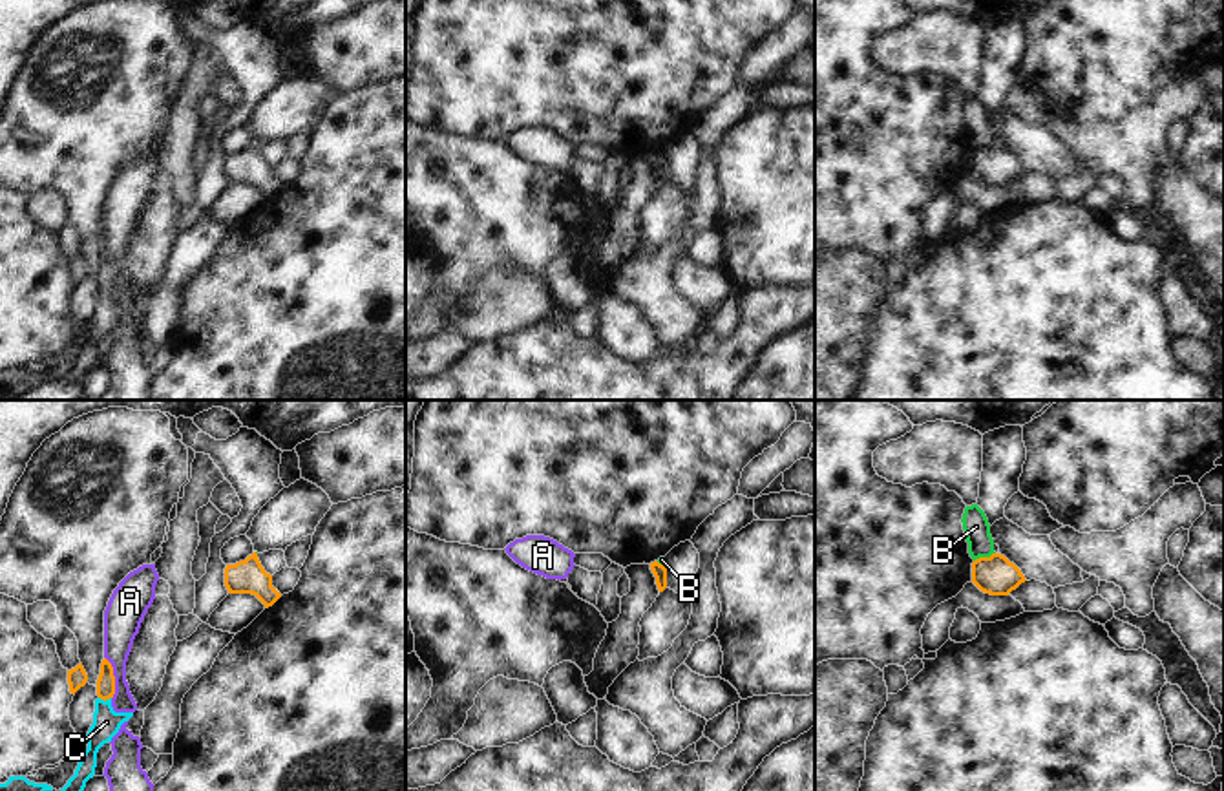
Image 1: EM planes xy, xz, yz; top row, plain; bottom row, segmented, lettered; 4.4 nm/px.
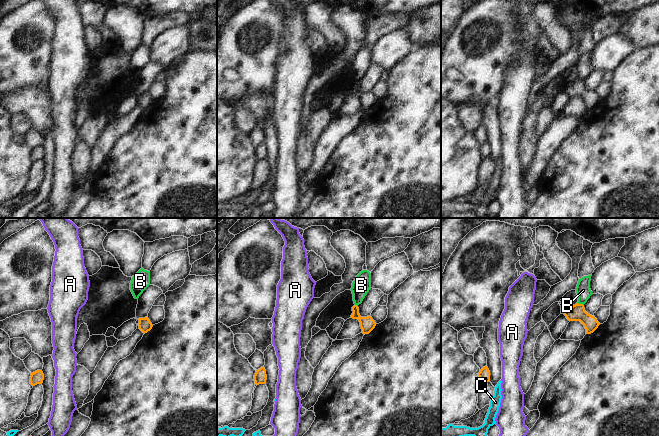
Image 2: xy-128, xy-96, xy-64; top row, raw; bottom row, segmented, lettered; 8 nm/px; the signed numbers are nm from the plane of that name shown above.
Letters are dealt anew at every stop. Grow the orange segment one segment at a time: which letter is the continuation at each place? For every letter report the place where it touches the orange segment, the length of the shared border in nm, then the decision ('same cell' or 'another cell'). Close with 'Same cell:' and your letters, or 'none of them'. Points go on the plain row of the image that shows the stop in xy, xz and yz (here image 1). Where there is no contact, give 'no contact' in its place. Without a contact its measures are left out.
A: meets orange in xy at (114, 269); contact 190 nm long; another cell
B: meets orange in yz at (983, 148); contact 100 nm long; another cell
C: meets orange in xy at (105, 291); contact 60 nm long; same cell
Same cell: C

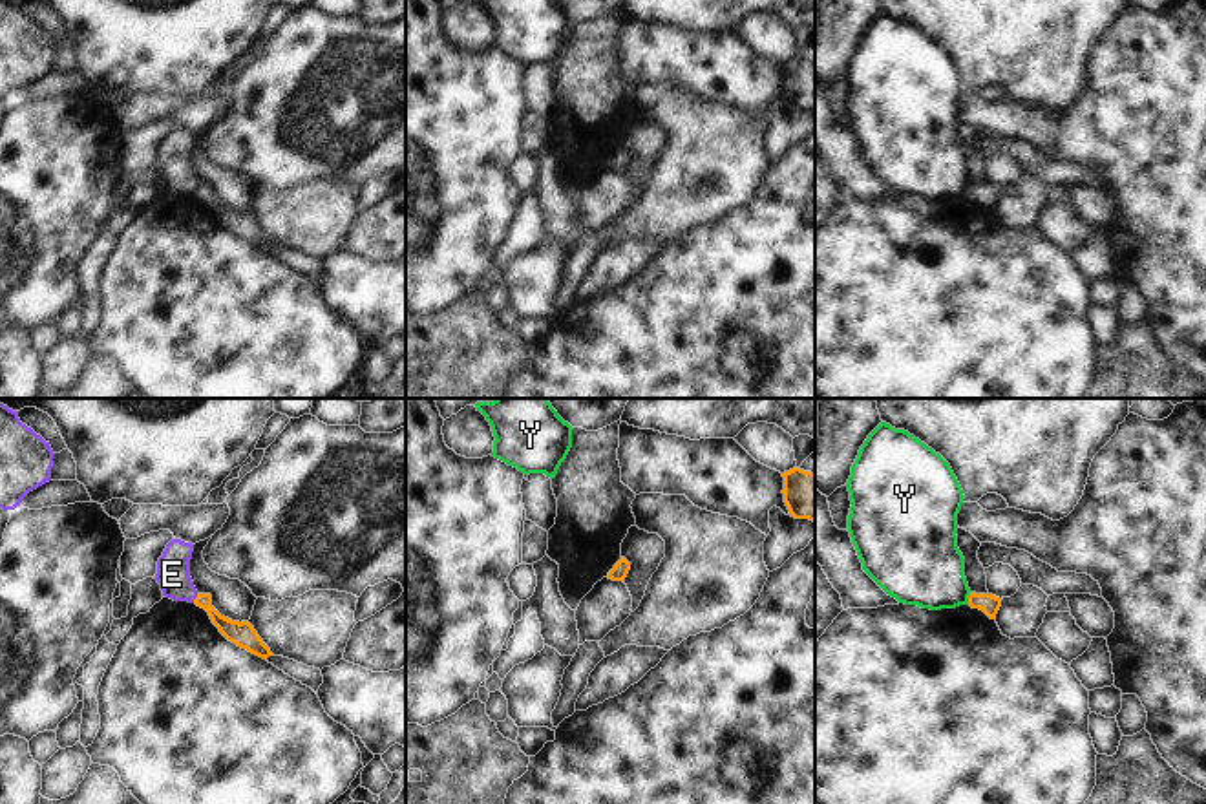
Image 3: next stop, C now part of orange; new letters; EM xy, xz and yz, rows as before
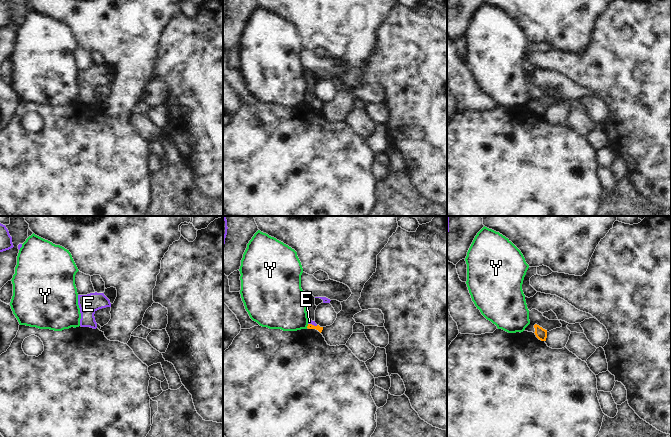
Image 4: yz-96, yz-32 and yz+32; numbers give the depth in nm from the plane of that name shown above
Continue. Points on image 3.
E: meets orange in xy at (196, 189); contact 50 nm long; same cell
Y: meets orange in yz at (969, 189); contact 60 nm long; another cell
Same cell: E

